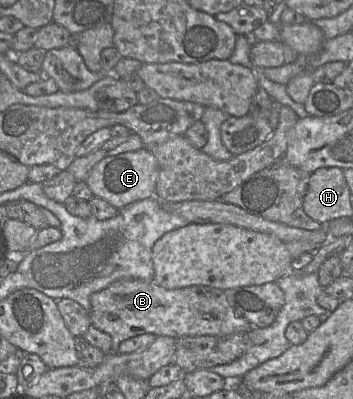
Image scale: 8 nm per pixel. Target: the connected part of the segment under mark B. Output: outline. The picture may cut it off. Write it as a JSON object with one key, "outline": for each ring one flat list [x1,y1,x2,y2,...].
{"outline":[[123,279,91,294,90,304,91,324,111,336,113,353,118,353,122,341,146,333,178,339,205,335,222,337,256,328,236,315,223,290,204,285,166,289,154,280]]}

